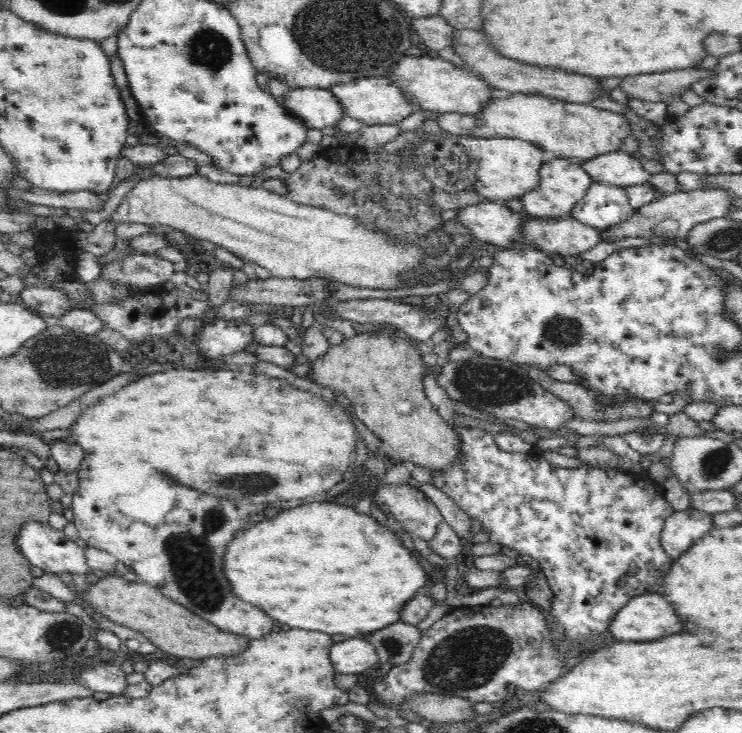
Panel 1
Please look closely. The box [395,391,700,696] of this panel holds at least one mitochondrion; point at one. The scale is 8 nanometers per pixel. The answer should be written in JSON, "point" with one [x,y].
{"point":[471,650]}

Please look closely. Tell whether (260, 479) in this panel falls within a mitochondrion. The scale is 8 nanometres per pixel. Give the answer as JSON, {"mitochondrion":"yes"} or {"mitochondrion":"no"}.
{"mitochondrion":"yes"}

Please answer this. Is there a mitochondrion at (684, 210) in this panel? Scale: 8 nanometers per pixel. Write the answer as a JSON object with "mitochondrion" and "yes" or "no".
{"mitochondrion":"no"}

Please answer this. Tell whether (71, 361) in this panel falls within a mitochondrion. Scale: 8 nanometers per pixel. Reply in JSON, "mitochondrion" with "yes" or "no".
{"mitochondrion":"yes"}

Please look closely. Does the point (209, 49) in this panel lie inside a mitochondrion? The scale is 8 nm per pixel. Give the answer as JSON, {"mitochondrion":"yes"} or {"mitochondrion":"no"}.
{"mitochondrion":"yes"}

